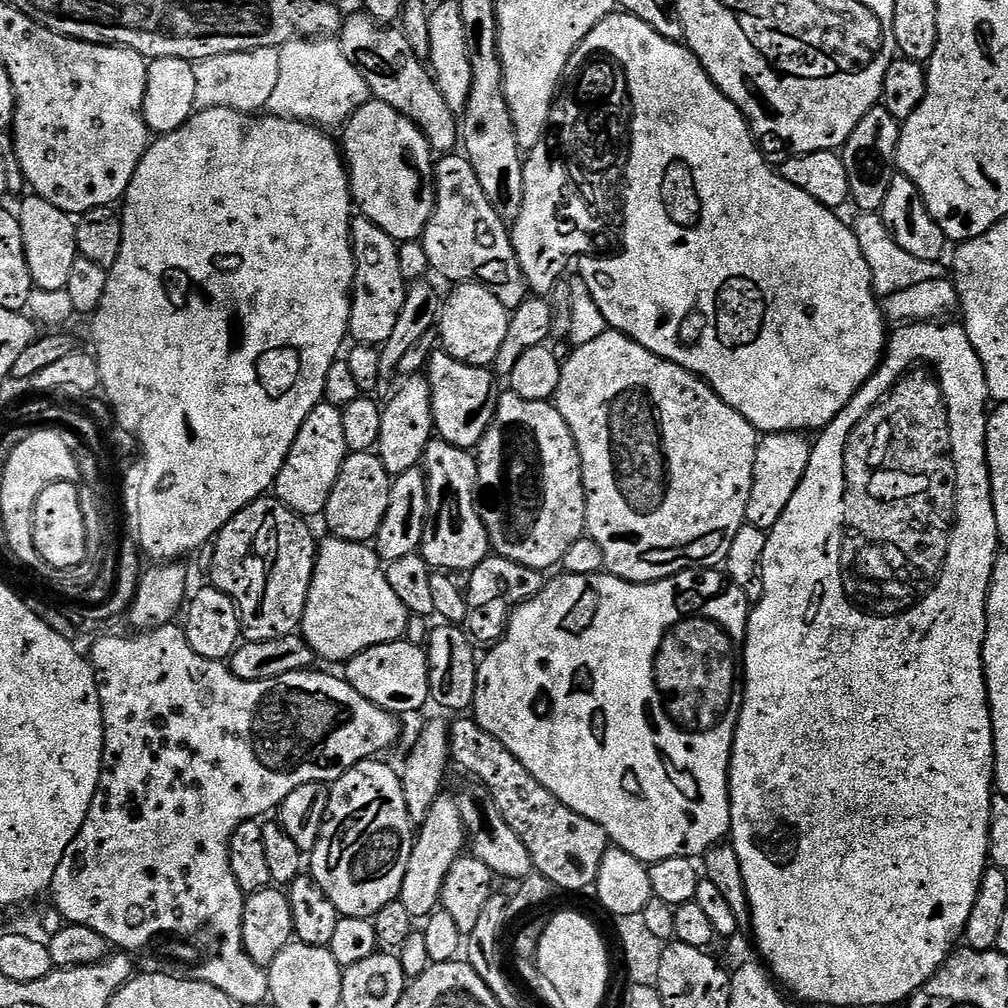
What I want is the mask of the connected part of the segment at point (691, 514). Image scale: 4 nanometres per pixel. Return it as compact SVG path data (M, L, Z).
M607 330L594 339L594 342L573 347L570 352L572 353L569 354L568 360L566 356L560 370L554 403L562 418L566 418L566 426L570 426L576 439L584 479L588 519L586 532L594 542L598 542L598 546L602 546L605 569L611 575L628 580L632 584L650 584L653 580L664 580L668 576L676 576L679 572L687 572L697 566L703 566L708 570L719 569L728 559L734 534L738 534L740 527L746 523L744 515L750 502L750 486L754 482L754 458L758 443L756 428L749 420L742 418L738 410L734 410L724 401L708 381L700 379L674 362L654 355L620 332Z

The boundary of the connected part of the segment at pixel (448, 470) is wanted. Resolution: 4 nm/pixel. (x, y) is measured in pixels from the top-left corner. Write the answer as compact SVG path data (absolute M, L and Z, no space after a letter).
M434 438L424 452L422 467L428 477L428 521L418 551L434 570L471 573L490 554L488 531L476 505L478 466L475 455L469 449Z

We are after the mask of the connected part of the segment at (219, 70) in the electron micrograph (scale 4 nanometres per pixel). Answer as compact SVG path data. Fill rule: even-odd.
M255 48L249 52L218 54L194 63L194 102L197 109L229 108L249 114L267 109L270 94L278 82L278 51L275 48Z

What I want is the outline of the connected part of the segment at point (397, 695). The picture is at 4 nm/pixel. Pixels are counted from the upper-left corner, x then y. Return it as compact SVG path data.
M406 639L370 646L343 665L343 679L362 698L374 702L382 710L393 714L416 712L430 700L430 678L428 677L428 653L423 647L412 645Z

